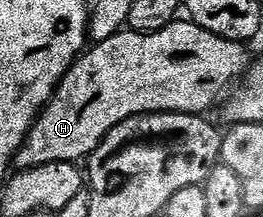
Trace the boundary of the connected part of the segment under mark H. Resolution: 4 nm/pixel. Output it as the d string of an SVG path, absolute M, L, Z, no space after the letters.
M192 19L175 20L154 33L122 31L111 35L111 39L96 42L82 52L65 72L64 79L57 84L53 97L37 116L37 121L17 152L16 168L34 169L60 161L84 162L116 125L144 113L208 114L208 109L213 104L216 106L244 74L247 68L245 49L242 42L223 39L199 27Z

